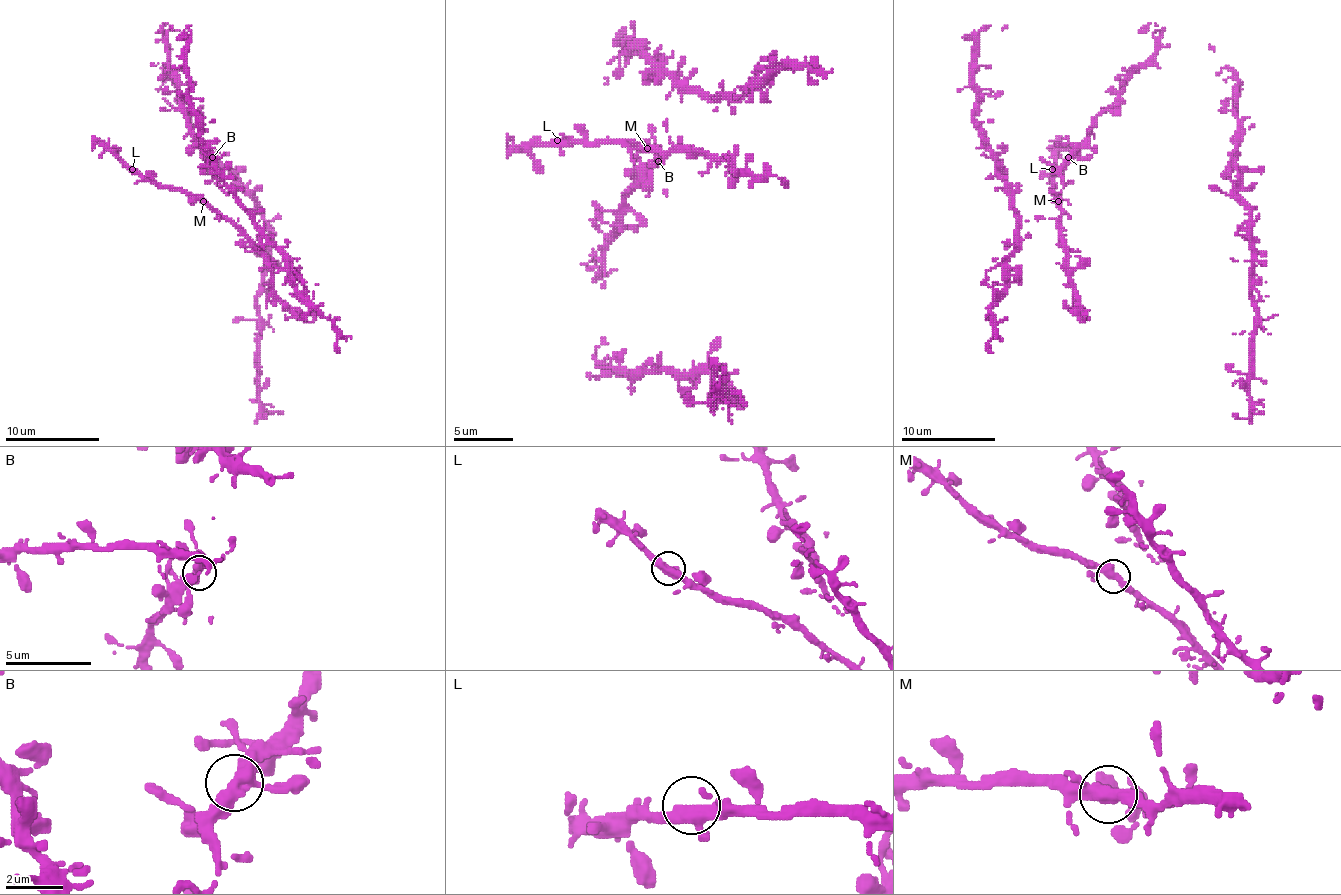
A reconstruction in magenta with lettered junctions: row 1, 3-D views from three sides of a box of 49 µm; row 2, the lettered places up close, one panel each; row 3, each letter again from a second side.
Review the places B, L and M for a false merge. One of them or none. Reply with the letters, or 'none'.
none

